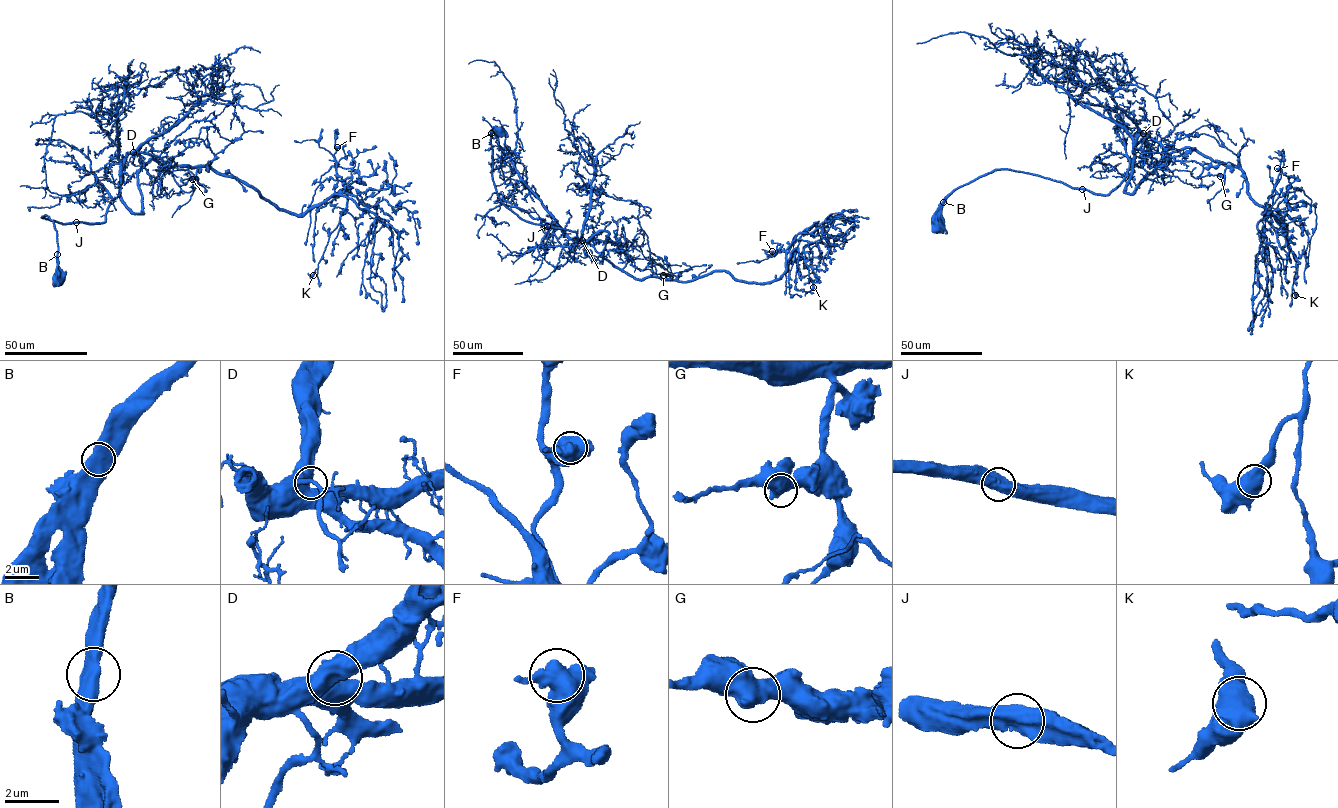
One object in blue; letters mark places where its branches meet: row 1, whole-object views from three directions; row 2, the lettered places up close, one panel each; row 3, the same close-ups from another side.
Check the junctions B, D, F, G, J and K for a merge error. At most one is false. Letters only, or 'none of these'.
none of these

